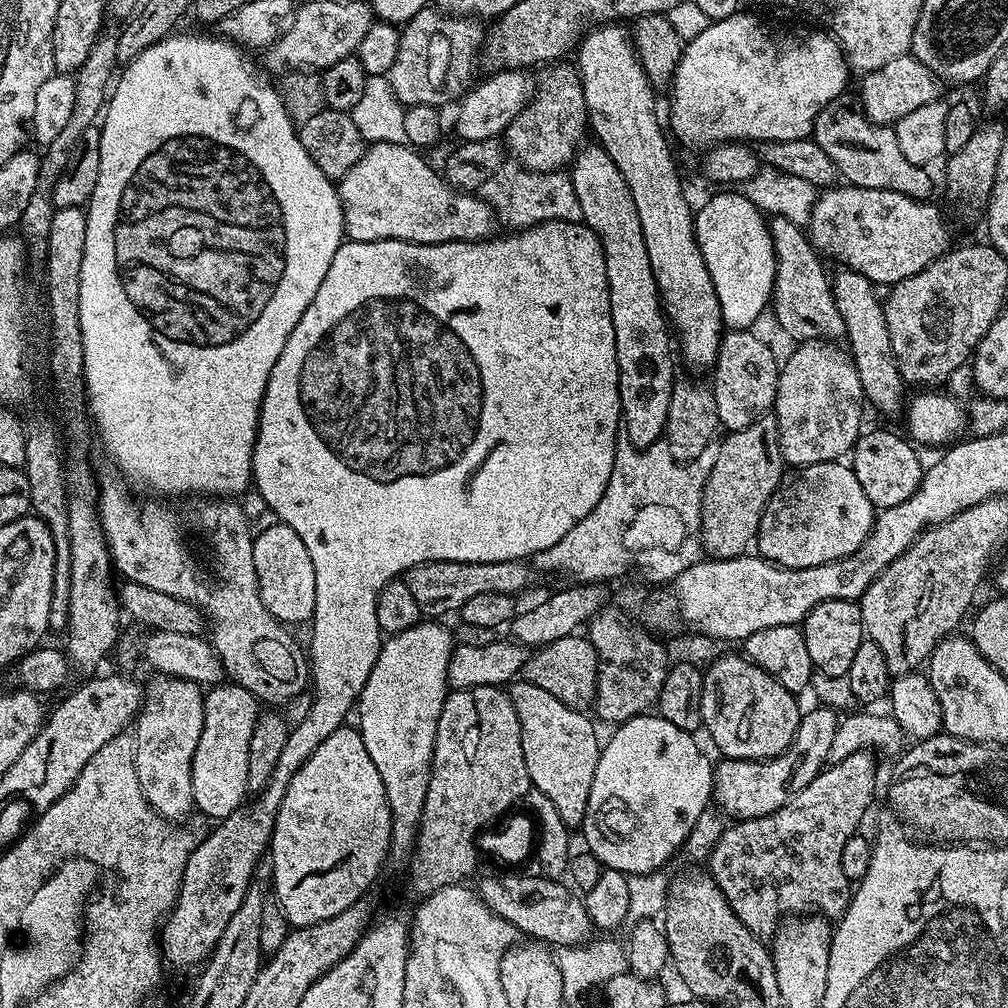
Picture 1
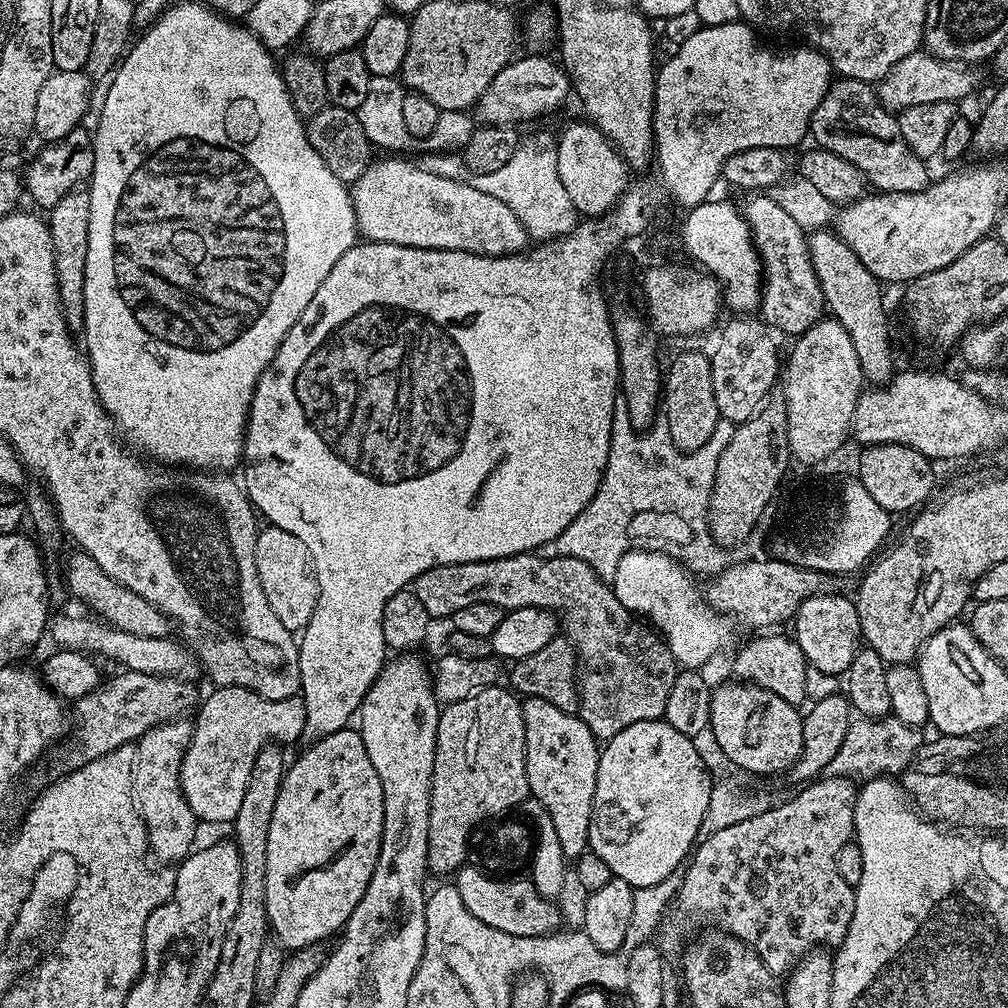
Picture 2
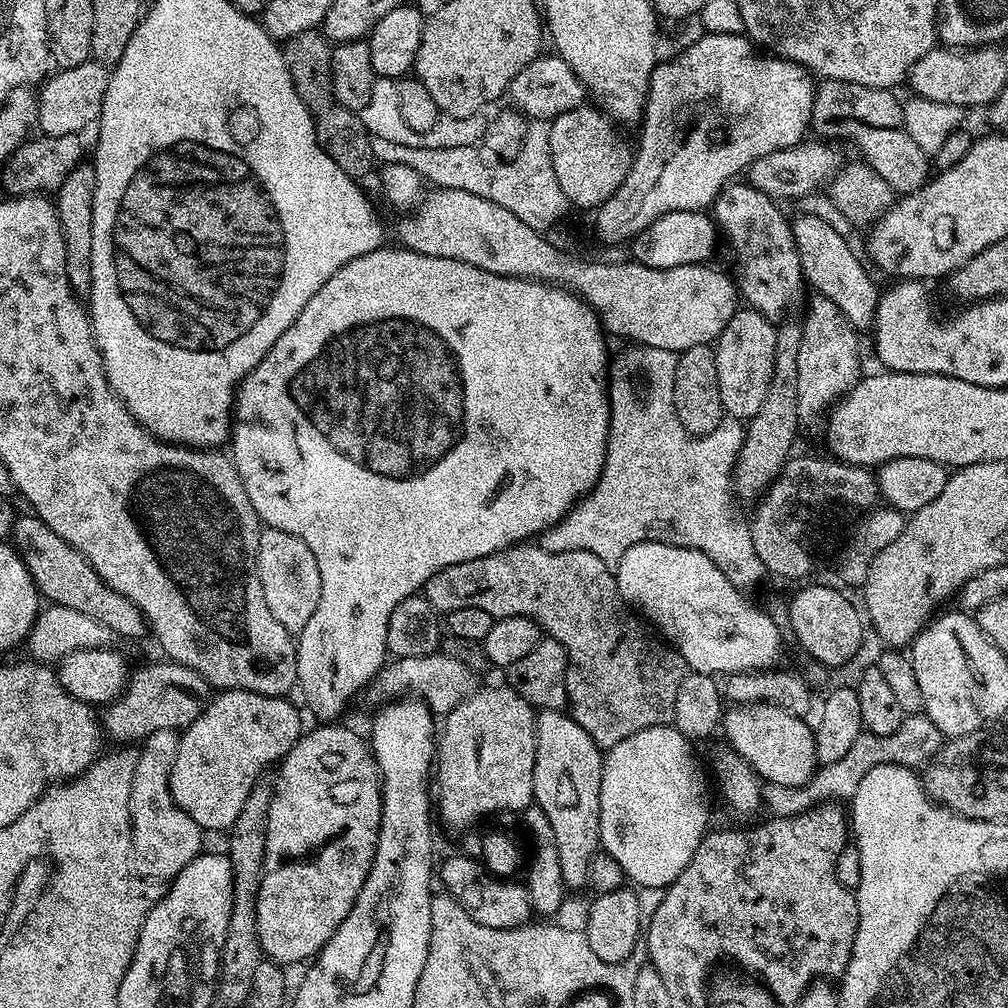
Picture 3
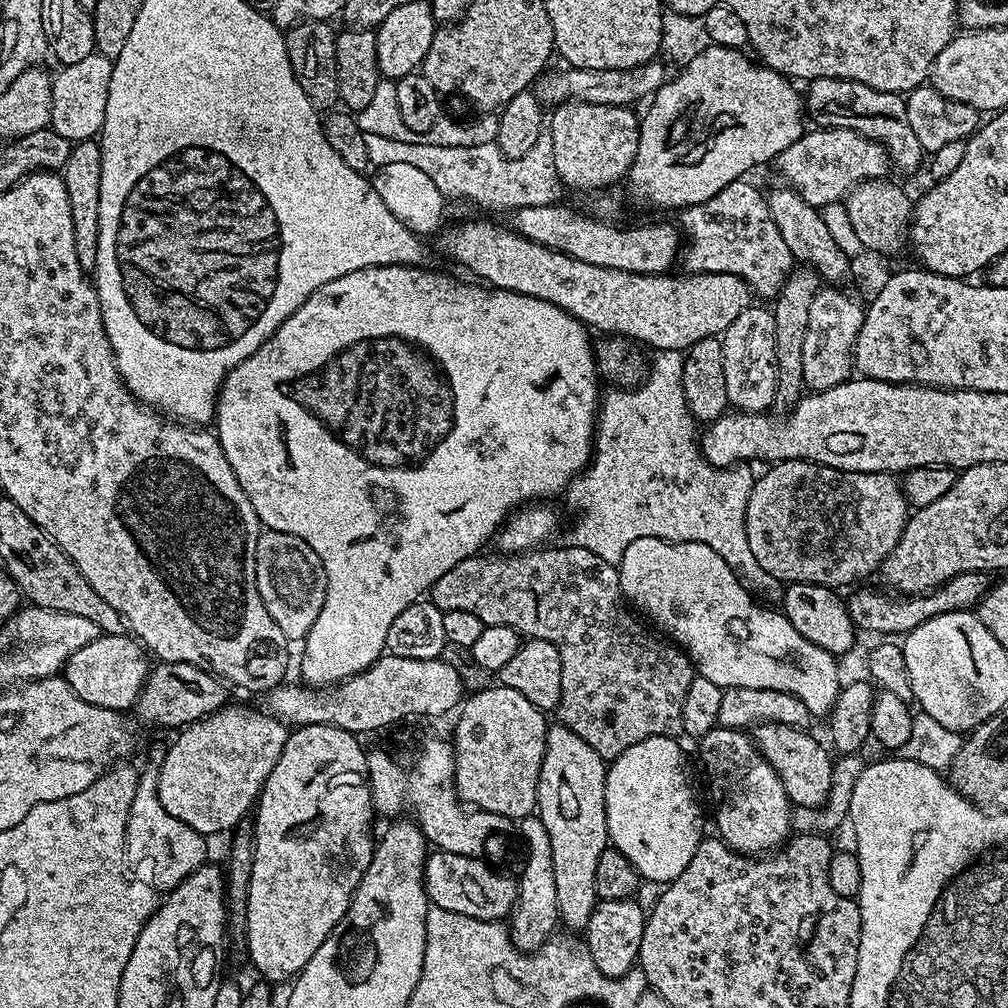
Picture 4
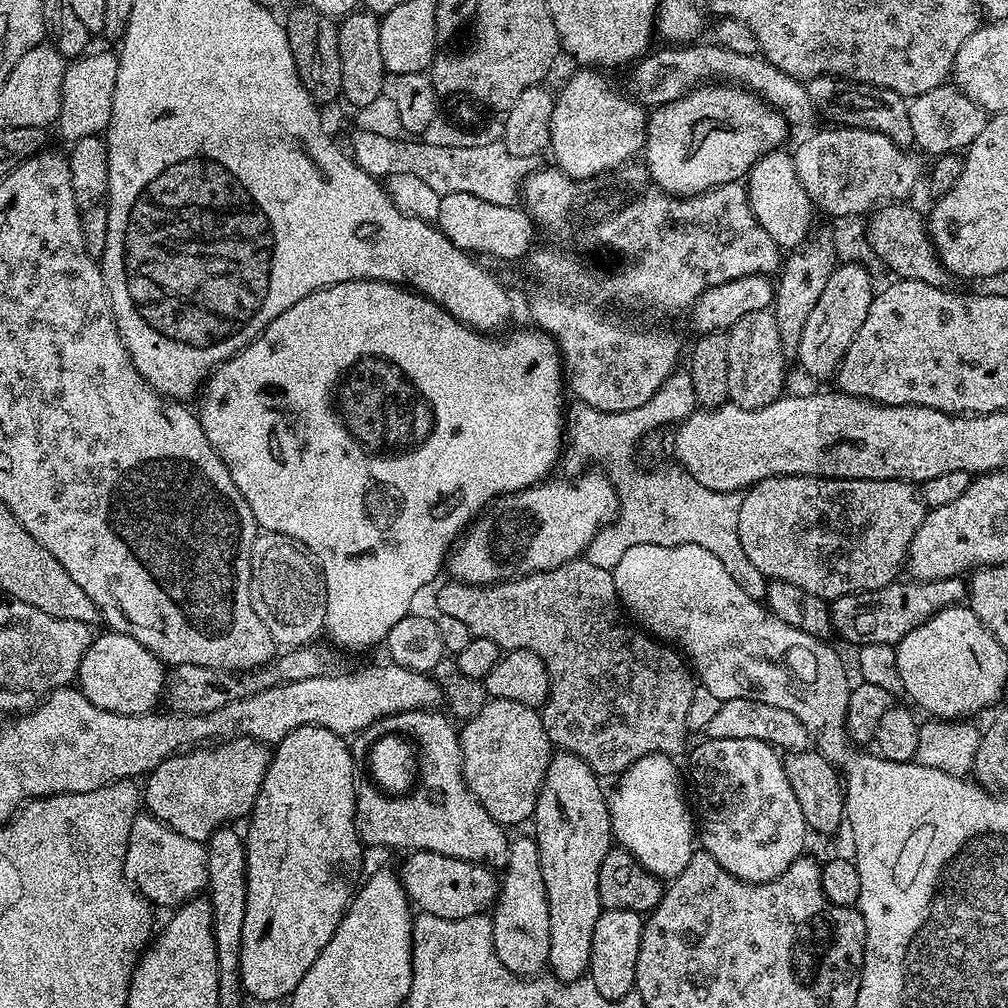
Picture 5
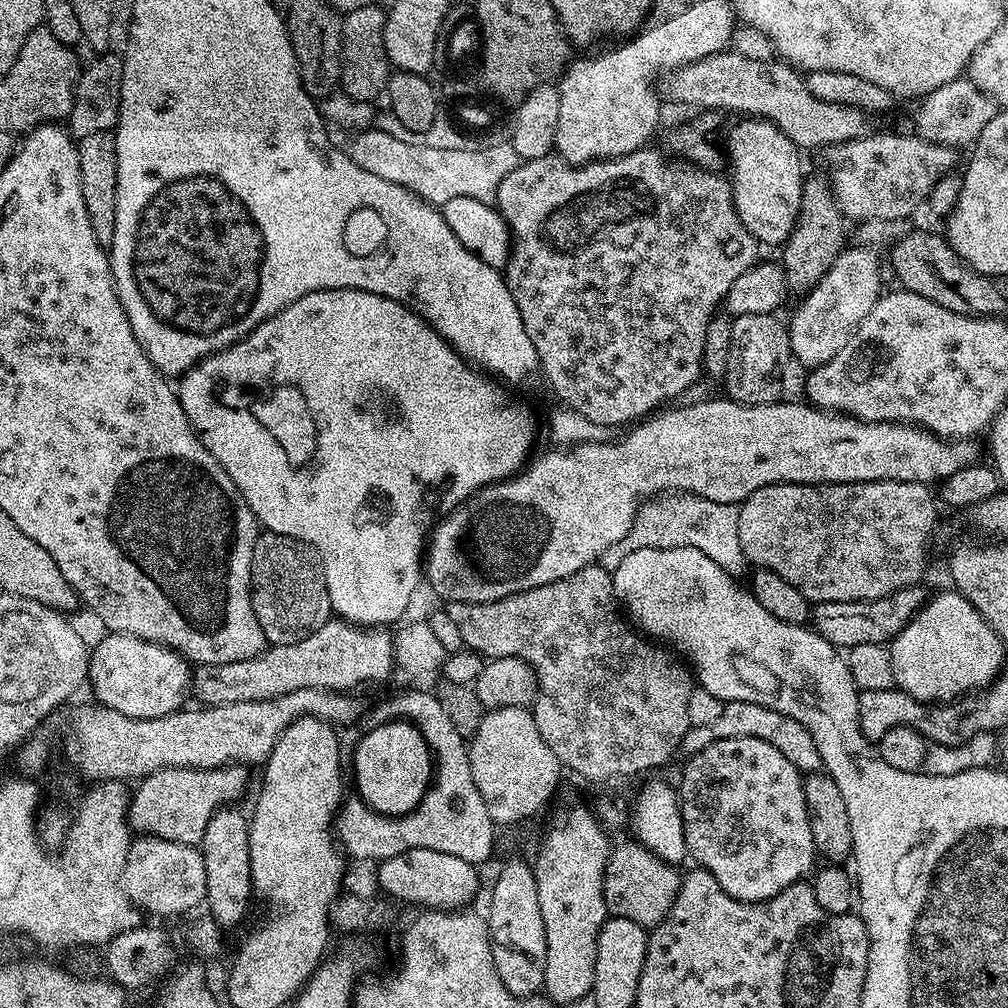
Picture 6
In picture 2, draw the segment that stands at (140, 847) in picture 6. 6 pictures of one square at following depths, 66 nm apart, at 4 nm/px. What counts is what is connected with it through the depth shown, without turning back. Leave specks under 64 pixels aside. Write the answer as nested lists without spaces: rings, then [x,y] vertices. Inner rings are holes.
[[[188,718],[171,720],[154,726],[134,744],[136,768],[132,772],[132,791],[136,807],[140,809],[140,817],[144,819],[148,831],[151,855],[164,860],[160,862],[168,866],[183,860],[197,843],[198,821],[194,810],[190,810],[186,802],[180,781],[182,758],[190,746],[192,726],[193,721]]]

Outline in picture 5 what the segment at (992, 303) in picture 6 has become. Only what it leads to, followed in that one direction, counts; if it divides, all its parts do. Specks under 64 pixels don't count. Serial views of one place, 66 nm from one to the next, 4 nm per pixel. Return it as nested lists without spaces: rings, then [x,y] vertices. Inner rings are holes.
[[[893,202],[880,207],[867,217],[868,231],[866,237],[872,248],[872,255],[881,260],[901,280],[917,280],[930,286],[945,287],[950,280],[950,273],[944,269],[936,248],[928,234],[928,225],[923,215],[919,216],[908,202]]]

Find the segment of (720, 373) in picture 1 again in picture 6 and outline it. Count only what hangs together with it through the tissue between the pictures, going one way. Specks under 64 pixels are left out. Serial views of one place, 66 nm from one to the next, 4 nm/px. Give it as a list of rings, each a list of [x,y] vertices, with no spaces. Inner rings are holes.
[[[746,314],[732,320],[730,358],[722,383],[728,387],[727,395],[740,404],[770,404],[781,399],[780,363],[789,355],[788,329],[776,321],[772,314]]]

